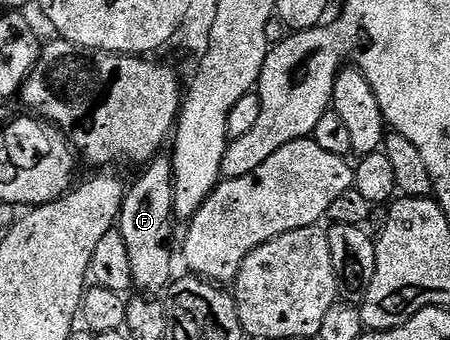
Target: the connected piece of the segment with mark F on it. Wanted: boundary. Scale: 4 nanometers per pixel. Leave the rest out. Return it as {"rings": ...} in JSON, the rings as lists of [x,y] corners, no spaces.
{"rings":[[[160,153],[140,171],[143,172],[136,177],[135,184],[126,188],[117,229],[125,241],[125,250],[129,253],[129,269],[133,269],[134,286],[139,287],[138,290],[143,293],[159,293],[173,279],[171,251],[167,248],[171,219],[175,215],[175,204],[171,198],[171,160],[166,154]]]}

